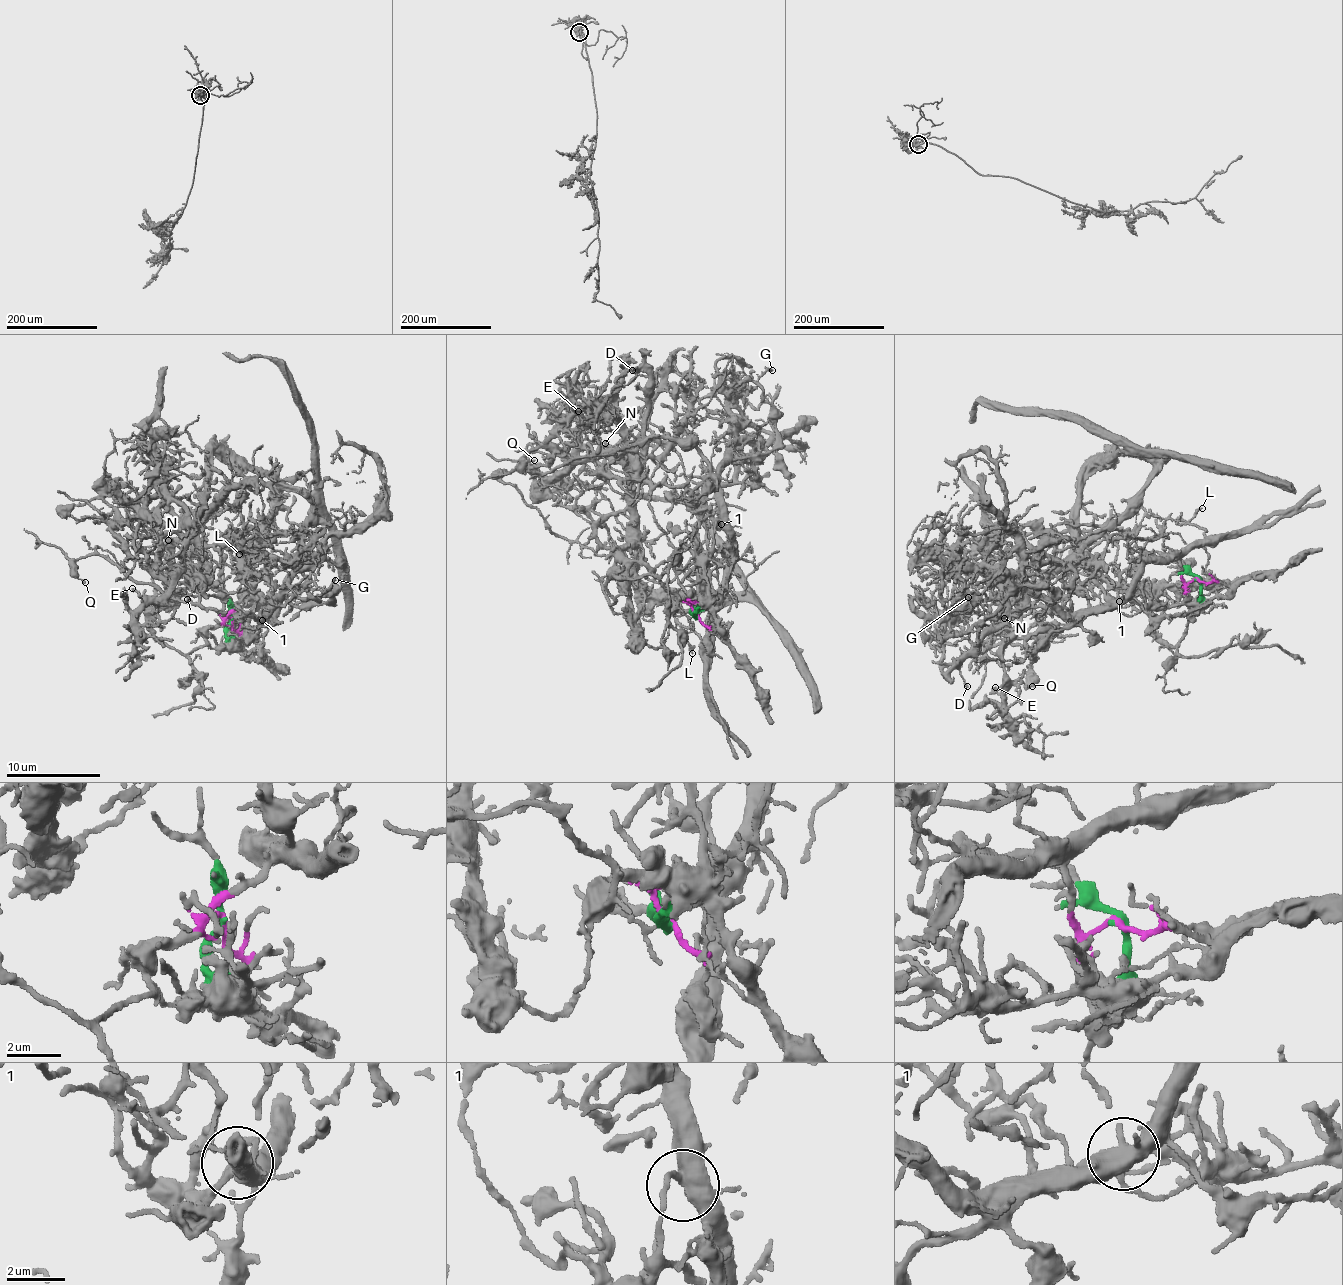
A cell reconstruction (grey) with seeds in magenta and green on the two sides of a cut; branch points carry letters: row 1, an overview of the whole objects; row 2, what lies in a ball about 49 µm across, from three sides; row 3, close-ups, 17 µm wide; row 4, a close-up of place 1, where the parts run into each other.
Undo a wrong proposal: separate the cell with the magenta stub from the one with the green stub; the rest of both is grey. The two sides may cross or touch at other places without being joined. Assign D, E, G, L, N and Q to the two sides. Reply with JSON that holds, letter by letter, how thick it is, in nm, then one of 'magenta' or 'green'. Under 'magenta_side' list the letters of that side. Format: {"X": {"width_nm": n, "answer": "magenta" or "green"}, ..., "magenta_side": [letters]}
{"D": {"width_nm": 150, "answer": "green"}, "E": {"width_nm": 150, "answer": "green"}, "G": {"width_nm": 180, "answer": "magenta"}, "L": {"width_nm": 240, "answer": "magenta"}, "N": {"width_nm": 300, "answer": "green"}, "Q": {"width_nm": 130, "answer": "magenta"}, "magenta_side": ["G", "L", "Q"]}

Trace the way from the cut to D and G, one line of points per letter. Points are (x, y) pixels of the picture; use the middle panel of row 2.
D: (698, 616), (707, 595), (706, 572), (661, 529), (650, 505), (642, 456), (651, 382), (646, 372), (633, 370)
G: (698, 616), (691, 605), (709, 600), (732, 546), (716, 475), (773, 447), (775, 422), (758, 379), (773, 370)

